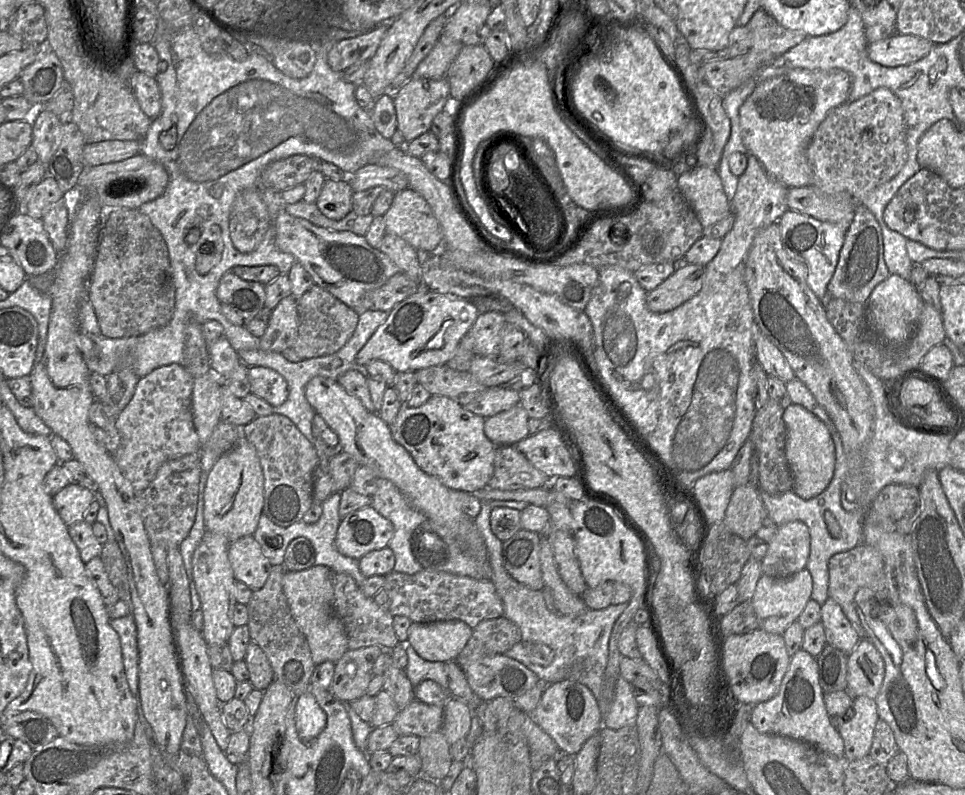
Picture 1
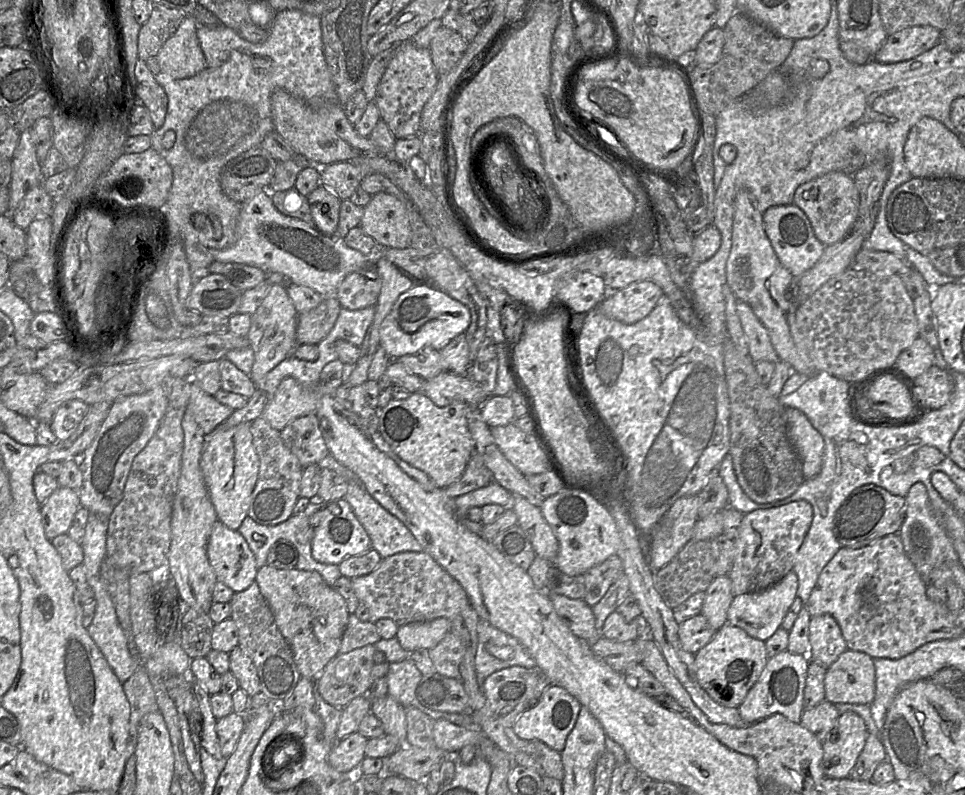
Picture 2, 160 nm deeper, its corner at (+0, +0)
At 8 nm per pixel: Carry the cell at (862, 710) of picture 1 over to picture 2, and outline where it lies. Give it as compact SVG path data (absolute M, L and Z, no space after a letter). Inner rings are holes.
M855 712L840 715L831 736L823 743L822 768L827 778L849 778L863 750L869 732L864 720Z

